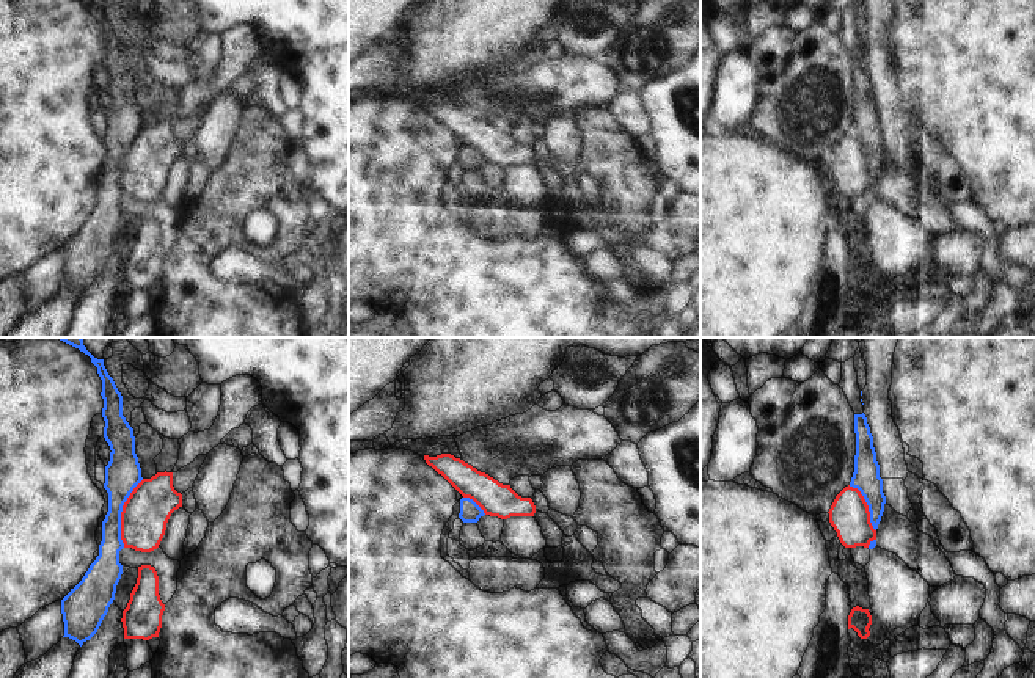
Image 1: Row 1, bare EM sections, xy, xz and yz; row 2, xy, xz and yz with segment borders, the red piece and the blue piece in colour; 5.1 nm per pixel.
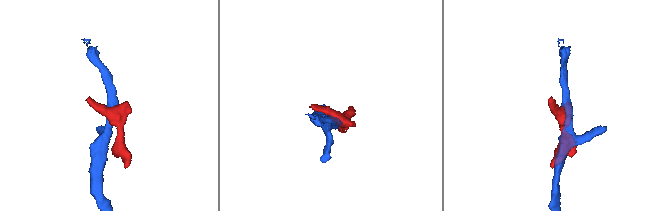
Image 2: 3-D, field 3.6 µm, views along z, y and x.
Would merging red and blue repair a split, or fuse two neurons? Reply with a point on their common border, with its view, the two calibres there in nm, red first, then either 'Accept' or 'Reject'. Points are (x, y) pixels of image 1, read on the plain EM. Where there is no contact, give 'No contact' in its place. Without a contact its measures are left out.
Touches red at xy (121, 162). Thickness 240 nm (red) against 190 nm. Reject

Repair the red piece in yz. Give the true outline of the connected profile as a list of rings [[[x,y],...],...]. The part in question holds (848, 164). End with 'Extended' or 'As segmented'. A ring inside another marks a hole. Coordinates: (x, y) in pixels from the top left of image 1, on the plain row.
[[[845,135],[829,157],[829,171],[845,196],[869,193],[876,188],[869,154],[858,137]]]. As segmented

